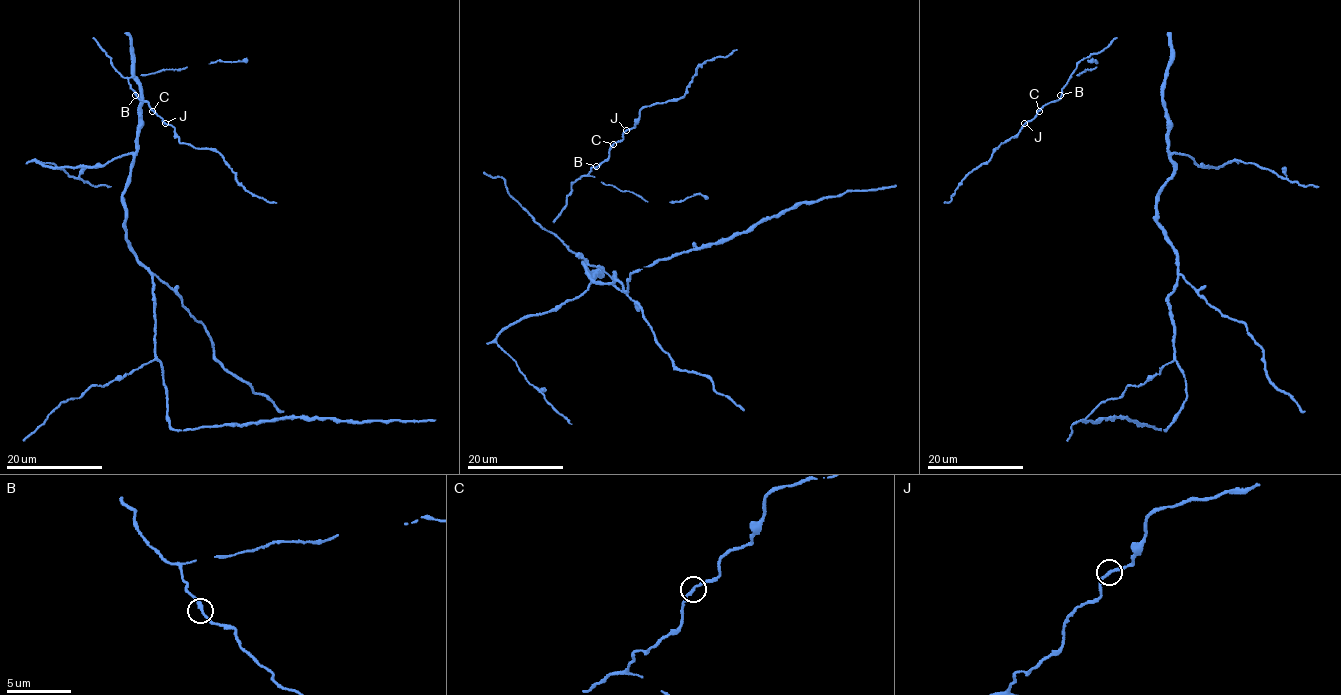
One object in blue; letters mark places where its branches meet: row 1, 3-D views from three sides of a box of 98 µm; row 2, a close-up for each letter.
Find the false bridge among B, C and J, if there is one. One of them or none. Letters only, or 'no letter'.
no letter

